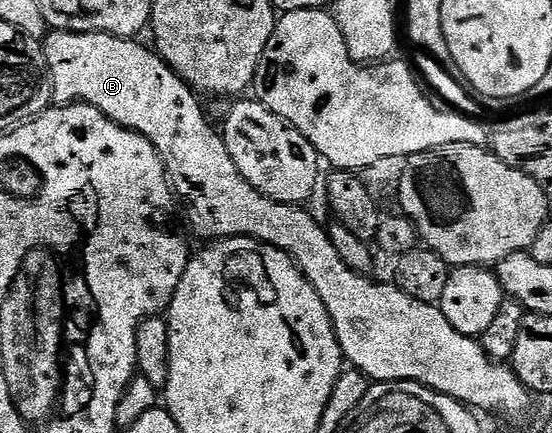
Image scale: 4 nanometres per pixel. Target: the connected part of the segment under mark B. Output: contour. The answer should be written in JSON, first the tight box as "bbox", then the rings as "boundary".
{"bbox":[42,30,533,416],"boundary":[[[58,30],[48,31],[45,39],[42,41],[43,53],[47,59],[47,74],[51,77],[51,91],[53,100],[56,105],[61,104],[78,104],[80,102],[93,106],[97,110],[101,110],[101,114],[108,116],[113,122],[117,122],[121,127],[133,130],[137,134],[141,134],[145,138],[149,138],[149,142],[153,142],[153,146],[159,152],[159,157],[163,160],[163,165],[167,171],[167,179],[170,180],[172,189],[180,201],[187,200],[187,204],[191,209],[188,210],[187,216],[191,219],[191,224],[195,227],[195,232],[199,236],[204,236],[207,242],[216,240],[226,240],[228,236],[248,236],[254,240],[262,240],[263,243],[273,246],[277,250],[281,250],[285,255],[290,256],[299,269],[303,271],[304,278],[313,286],[313,290],[317,290],[317,294],[325,302],[325,310],[329,310],[329,318],[335,327],[337,340],[343,351],[343,359],[352,369],[358,370],[367,375],[367,379],[372,382],[390,382],[393,380],[411,380],[414,384],[423,384],[426,388],[432,388],[435,392],[445,394],[449,398],[459,400],[467,405],[472,410],[483,412],[496,412],[499,416],[519,416],[531,404],[533,399],[532,393],[519,381],[519,375],[515,372],[514,367],[508,366],[506,363],[500,362],[498,359],[492,358],[483,348],[482,343],[476,337],[466,336],[461,334],[451,325],[449,318],[445,318],[445,314],[434,304],[426,304],[425,302],[417,302],[413,298],[409,298],[409,294],[405,294],[401,289],[396,288],[394,283],[378,284],[375,280],[370,280],[370,275],[354,272],[349,266],[345,266],[345,262],[341,258],[341,254],[337,254],[337,246],[333,246],[331,237],[326,227],[322,228],[313,217],[306,211],[306,207],[297,204],[277,204],[270,200],[267,196],[262,196],[253,186],[249,186],[249,182],[245,182],[245,178],[237,170],[237,166],[233,162],[233,158],[229,154],[229,150],[225,146],[220,129],[215,128],[207,121],[207,116],[203,113],[203,108],[199,105],[200,97],[195,89],[191,88],[175,71],[169,67],[166,62],[159,57],[159,53],[147,48],[143,44],[138,44],[140,41],[135,38],[125,36],[114,36],[108,32],[60,32]]]}

